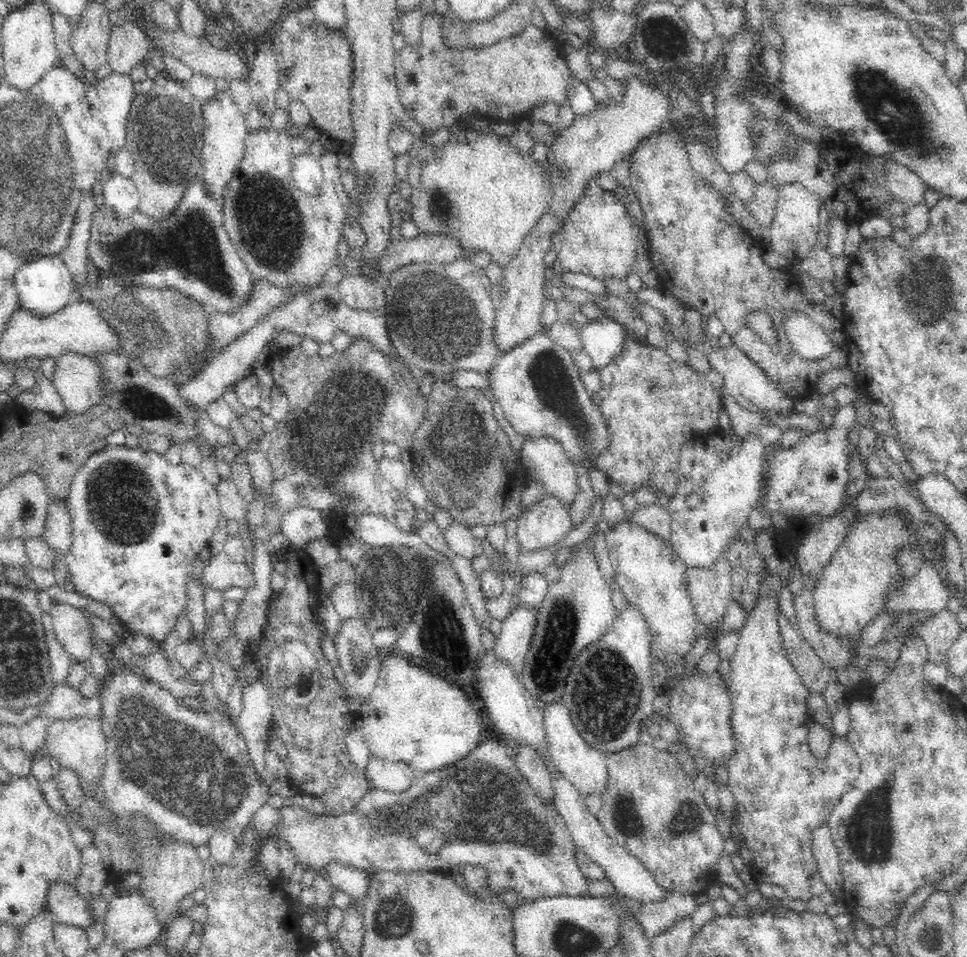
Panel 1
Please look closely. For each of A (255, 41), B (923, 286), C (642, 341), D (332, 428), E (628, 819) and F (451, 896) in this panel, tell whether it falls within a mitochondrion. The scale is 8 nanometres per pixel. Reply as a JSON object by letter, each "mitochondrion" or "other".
{"A":"other","B":"mitochondrion","C":"other","D":"mitochondrion","E":"mitochondrion","F":"other"}

